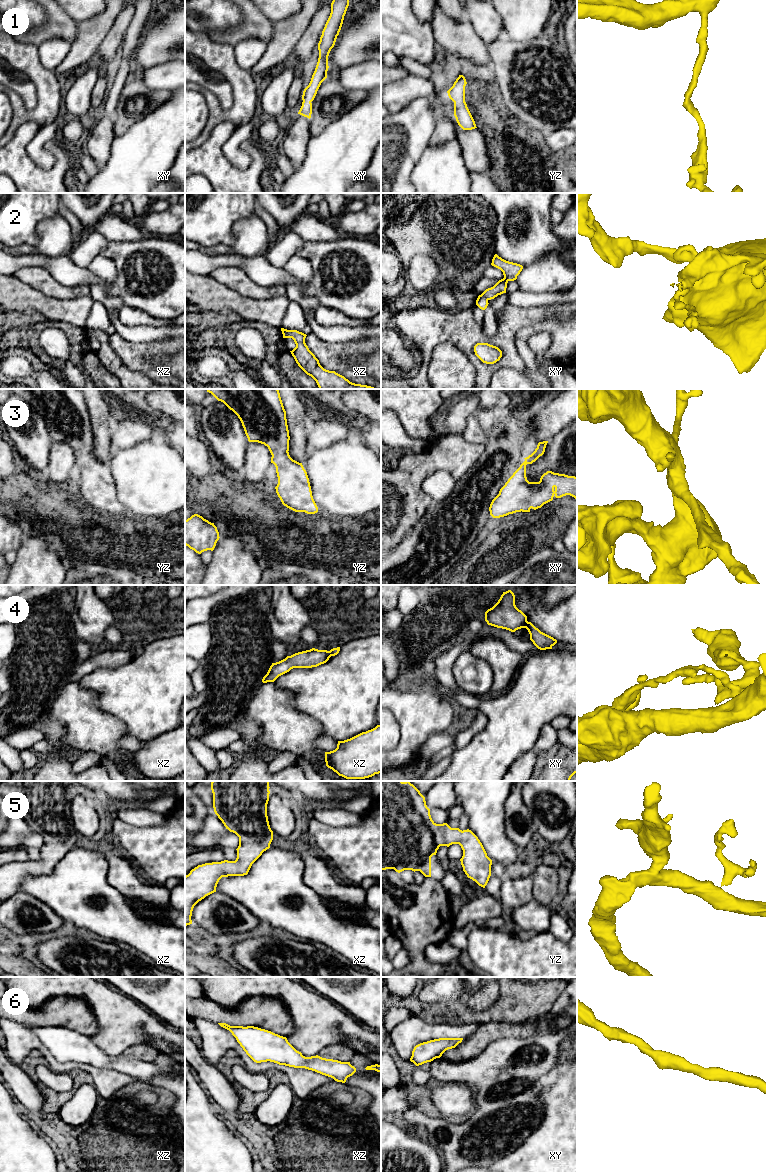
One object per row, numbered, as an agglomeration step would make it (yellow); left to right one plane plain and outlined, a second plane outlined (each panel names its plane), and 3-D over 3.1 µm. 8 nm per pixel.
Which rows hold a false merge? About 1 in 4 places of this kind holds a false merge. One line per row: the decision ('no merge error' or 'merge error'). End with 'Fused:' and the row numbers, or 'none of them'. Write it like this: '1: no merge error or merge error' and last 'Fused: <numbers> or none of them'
1: no merge error
2: merge error
3: no merge error
4: merge error
5: no merge error
6: no merge error
Fused: 2, 4

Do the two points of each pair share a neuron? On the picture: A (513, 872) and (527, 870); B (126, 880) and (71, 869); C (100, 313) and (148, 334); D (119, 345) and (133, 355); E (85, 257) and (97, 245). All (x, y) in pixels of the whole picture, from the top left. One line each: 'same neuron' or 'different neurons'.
A: same neuron
B: different neurons
C: different neurons
D: same neuron
E: same neuron

